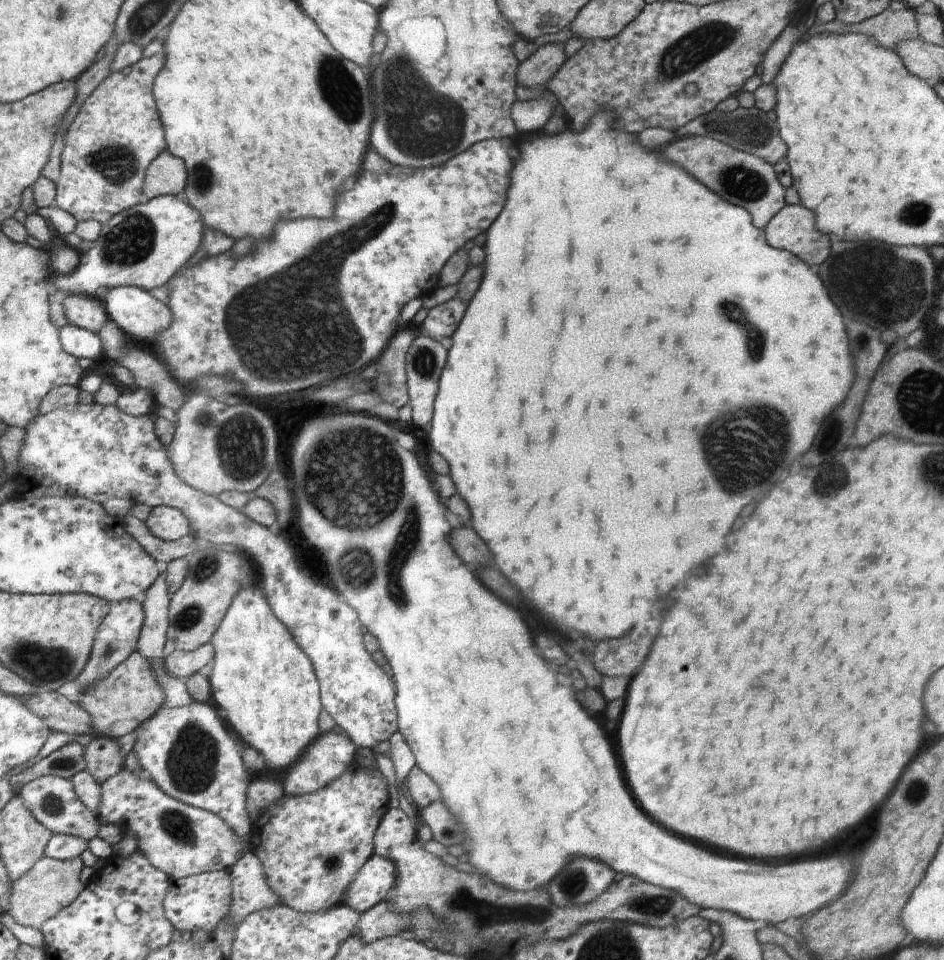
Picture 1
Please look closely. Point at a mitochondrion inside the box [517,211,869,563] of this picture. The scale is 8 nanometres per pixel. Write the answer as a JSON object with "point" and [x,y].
{"point":[767,443]}

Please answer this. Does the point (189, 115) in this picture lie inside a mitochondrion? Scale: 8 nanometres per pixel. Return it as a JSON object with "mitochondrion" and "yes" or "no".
{"mitochondrion":"no"}

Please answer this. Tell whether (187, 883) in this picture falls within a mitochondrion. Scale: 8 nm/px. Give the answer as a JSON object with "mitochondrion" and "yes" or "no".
{"mitochondrion":"no"}

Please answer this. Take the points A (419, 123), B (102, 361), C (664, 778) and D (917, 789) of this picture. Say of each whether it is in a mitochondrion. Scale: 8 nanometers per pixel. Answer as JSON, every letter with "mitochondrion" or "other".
{"A":"mitochondrion","B":"other","C":"mitochondrion","D":"mitochondrion"}

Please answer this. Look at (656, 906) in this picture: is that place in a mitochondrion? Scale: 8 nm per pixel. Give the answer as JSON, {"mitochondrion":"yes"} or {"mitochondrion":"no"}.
{"mitochondrion":"yes"}

